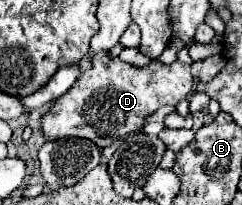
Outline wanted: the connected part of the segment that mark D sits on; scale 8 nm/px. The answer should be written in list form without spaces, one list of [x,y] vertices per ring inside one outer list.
[[[106,52],[96,54],[92,68],[82,74],[74,86],[60,98],[42,118],[42,130],[48,138],[90,138],[100,148],[110,146],[114,140],[122,140],[132,132],[142,130],[146,118],[158,108],[186,100],[194,84],[190,66],[180,60],[172,64],[162,64],[150,60],[148,66],[132,66],[120,58],[110,60]]]

